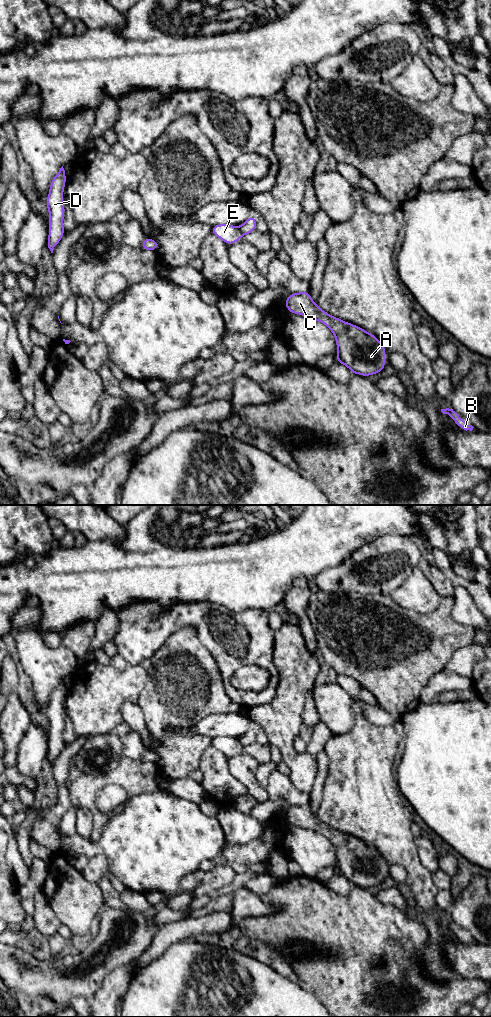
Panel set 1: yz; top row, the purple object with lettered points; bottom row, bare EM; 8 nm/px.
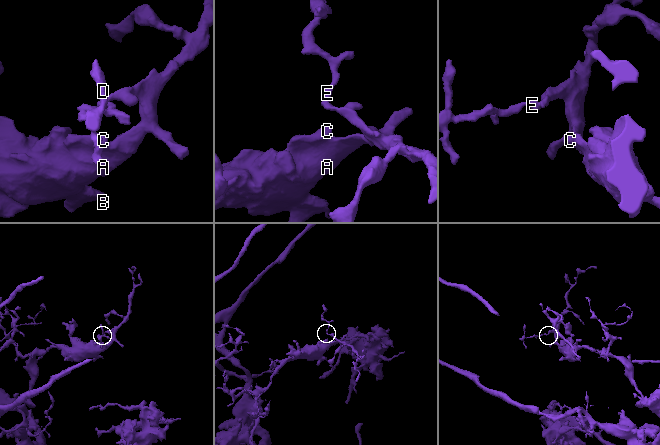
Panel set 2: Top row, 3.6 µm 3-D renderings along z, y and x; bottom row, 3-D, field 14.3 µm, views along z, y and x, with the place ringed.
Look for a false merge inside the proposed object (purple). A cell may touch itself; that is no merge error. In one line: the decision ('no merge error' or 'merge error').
merge error

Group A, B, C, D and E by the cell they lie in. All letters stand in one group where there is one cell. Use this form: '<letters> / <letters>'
A B C / D E

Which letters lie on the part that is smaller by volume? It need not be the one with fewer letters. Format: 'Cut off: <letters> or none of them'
Cut off: D, E

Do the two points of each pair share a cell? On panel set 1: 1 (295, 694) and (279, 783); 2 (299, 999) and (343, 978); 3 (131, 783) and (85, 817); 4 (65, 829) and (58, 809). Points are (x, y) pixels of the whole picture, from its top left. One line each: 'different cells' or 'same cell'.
1: different cells
2: different cells
3: different cells
4: different cells

